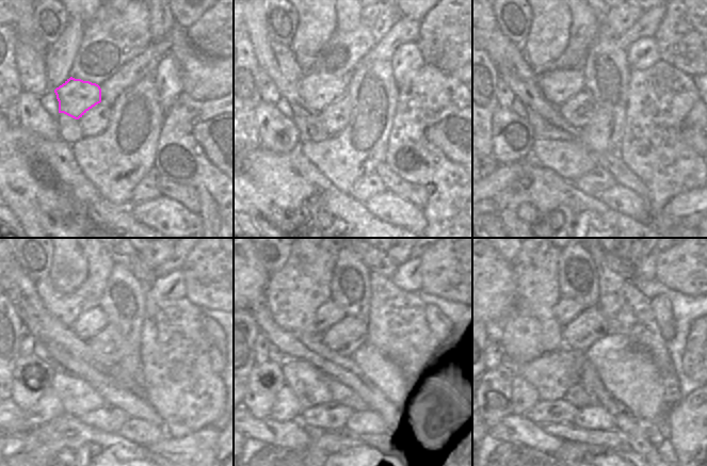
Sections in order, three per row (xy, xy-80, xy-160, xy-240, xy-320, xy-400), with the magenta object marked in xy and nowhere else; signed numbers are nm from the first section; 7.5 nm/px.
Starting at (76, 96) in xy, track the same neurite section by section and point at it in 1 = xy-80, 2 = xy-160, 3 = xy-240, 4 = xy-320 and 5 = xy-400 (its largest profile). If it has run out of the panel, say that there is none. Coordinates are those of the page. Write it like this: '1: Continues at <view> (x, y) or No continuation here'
1: Continues at xy-80 (318, 90)
2: Continues at xy-160 (558, 86)
3: Continues at xy-240 (90, 322)
4: Continues at xy-320 (328, 315)
5: Continues at xy-400 (565, 310)

